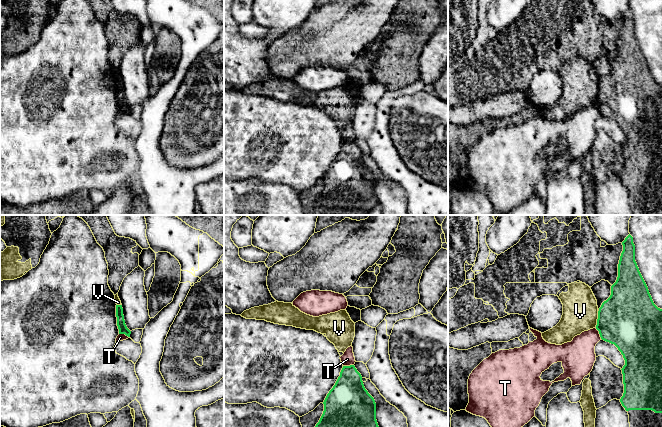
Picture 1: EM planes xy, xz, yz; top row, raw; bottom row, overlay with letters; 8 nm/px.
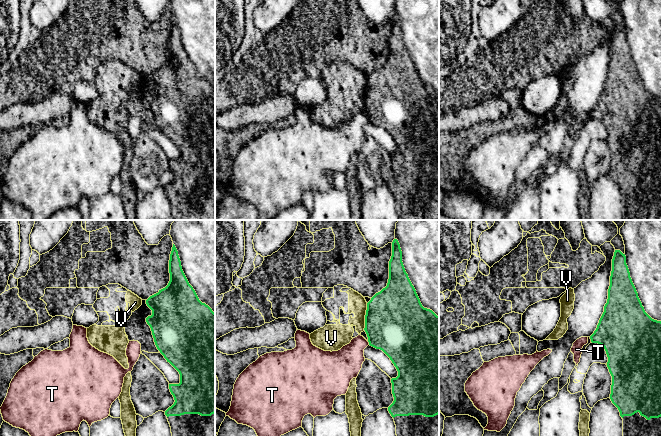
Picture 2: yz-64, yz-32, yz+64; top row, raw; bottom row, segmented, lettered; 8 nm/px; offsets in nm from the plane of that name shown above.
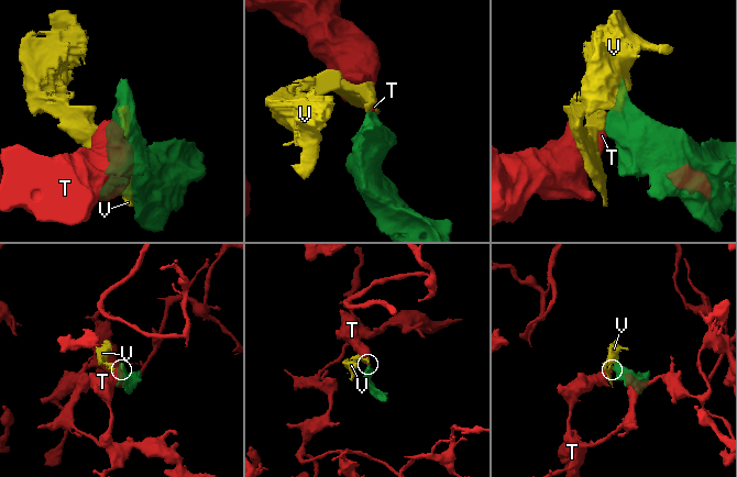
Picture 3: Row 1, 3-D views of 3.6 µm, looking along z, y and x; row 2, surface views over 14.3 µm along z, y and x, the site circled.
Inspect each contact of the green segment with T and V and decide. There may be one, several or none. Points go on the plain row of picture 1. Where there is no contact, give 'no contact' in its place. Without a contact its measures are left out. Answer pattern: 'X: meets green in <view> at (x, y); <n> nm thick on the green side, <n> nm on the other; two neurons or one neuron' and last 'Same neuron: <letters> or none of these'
T: meets green in xy at (124, 109); 70 nm thick on the green side, 60 nm on the other; two neurons
V: meets green in yz at (597, 95); 460 nm thick on the green side, 280 nm on the other; two neurons
Same neuron: none of these

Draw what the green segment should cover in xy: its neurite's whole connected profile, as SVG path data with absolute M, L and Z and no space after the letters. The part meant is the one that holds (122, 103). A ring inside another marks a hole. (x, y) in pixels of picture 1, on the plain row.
M116 81L116 93L119 110L125 110L126 112L130 113L131 107L125 100L122 81Z

